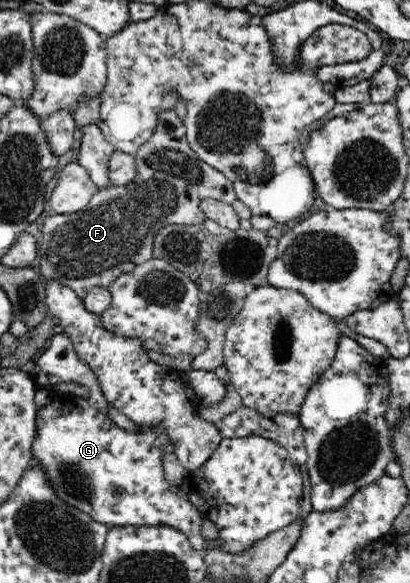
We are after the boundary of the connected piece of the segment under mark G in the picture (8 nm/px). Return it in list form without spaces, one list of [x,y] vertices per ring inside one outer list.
[[[51,389],[51,401],[37,409],[37,435],[33,440],[32,454],[45,472],[56,496],[66,504],[90,515],[95,522],[109,528],[116,526],[170,526],[178,530],[198,551],[219,548],[220,538],[210,541],[202,534],[203,518],[190,503],[179,485],[172,485],[164,477],[162,448],[168,442],[168,433],[160,427],[140,426],[139,431],[120,428],[112,419],[101,413],[88,400]]]

